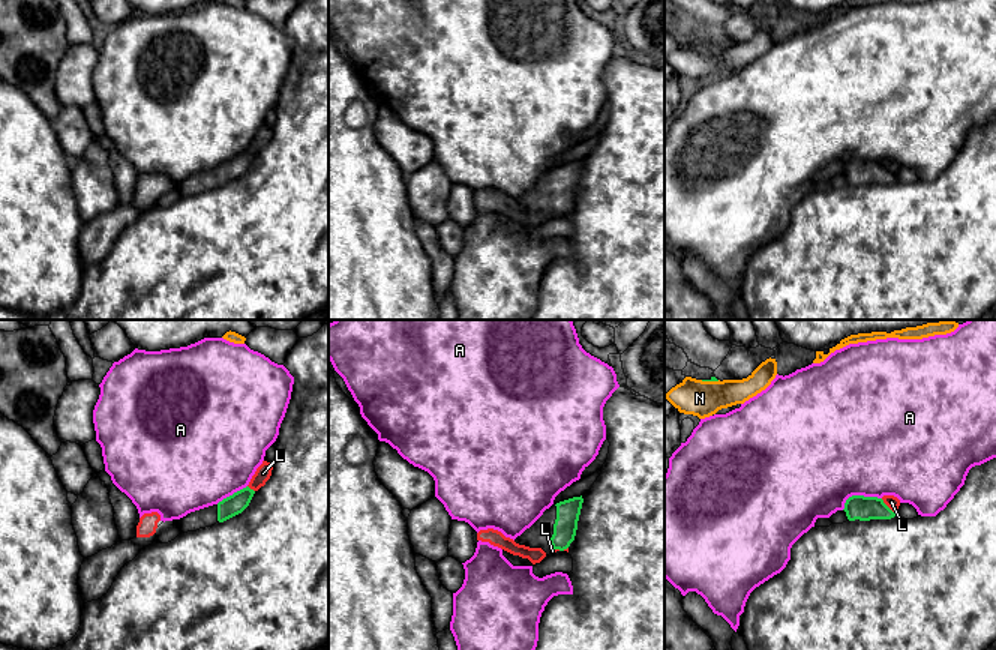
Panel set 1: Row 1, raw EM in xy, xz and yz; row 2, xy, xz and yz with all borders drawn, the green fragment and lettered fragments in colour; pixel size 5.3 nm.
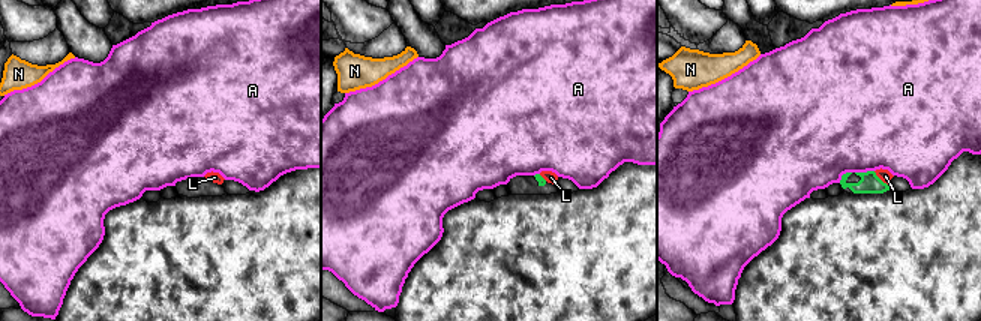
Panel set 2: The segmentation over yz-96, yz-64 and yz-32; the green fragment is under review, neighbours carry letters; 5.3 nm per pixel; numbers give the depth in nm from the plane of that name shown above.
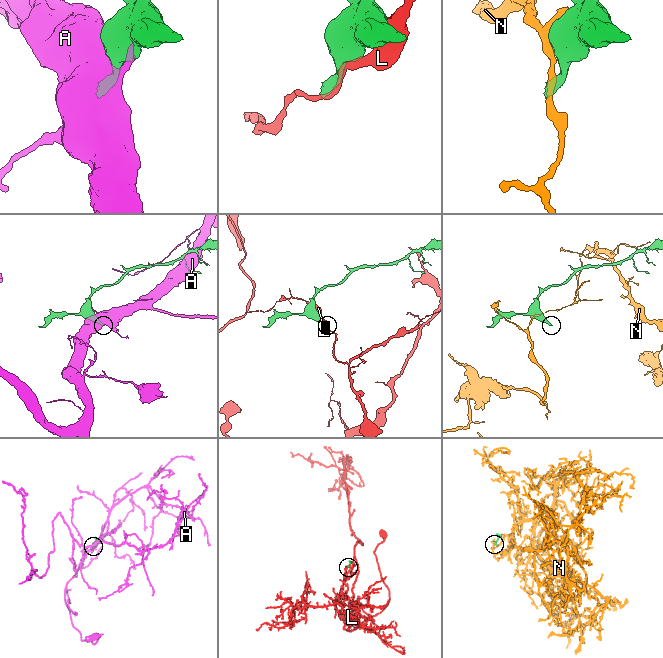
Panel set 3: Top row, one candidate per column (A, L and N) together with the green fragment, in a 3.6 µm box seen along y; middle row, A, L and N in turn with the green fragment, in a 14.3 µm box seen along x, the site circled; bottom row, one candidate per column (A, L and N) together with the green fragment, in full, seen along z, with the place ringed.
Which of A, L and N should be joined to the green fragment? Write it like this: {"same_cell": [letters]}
{"same_cell": []}

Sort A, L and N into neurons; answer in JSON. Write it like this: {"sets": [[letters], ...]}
{"sets": [["A"], ["L"], ["N"]]}

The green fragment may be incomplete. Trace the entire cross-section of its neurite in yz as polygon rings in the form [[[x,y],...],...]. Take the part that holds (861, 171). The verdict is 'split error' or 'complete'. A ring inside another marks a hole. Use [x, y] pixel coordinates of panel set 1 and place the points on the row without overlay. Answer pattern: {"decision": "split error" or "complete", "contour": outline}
{"decision": "complete", "contour": [[[852,159],[846,164],[844,173],[849,185],[891,183],[896,180],[882,162]]]}

